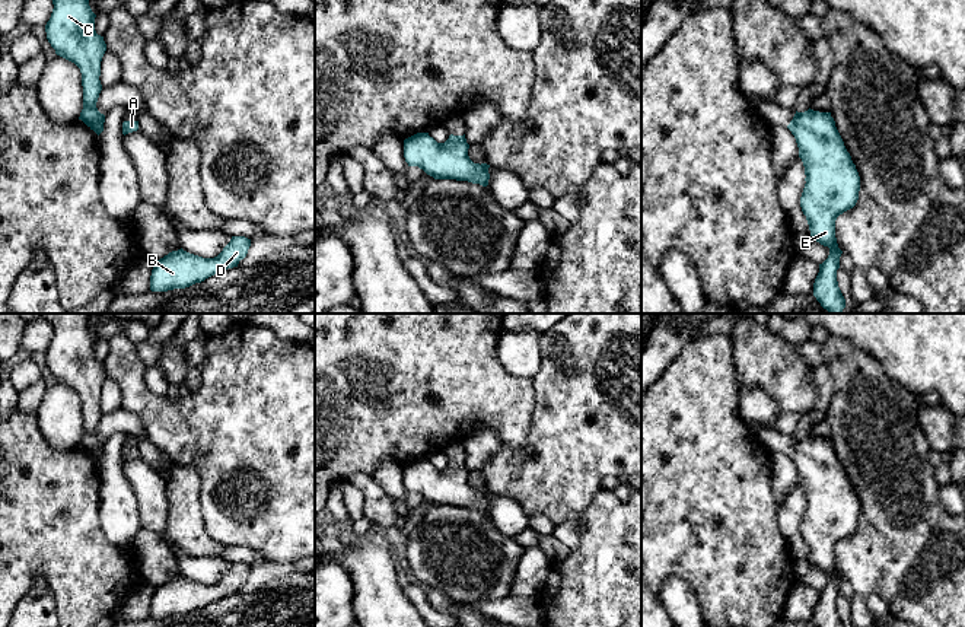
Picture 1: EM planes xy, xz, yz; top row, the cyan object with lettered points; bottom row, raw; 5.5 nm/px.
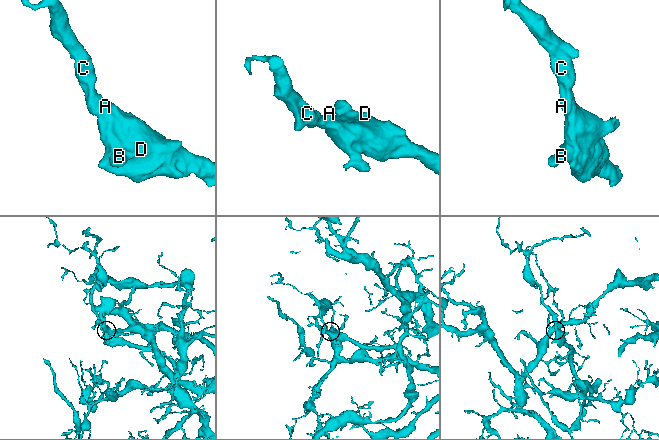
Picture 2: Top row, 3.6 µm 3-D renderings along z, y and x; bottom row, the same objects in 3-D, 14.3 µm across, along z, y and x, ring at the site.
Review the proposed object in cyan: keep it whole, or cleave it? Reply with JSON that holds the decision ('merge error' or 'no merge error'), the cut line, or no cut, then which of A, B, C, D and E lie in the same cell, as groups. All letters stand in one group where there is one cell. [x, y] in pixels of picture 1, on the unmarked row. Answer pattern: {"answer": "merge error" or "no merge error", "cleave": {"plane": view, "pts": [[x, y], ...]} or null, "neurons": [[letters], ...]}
{"answer": "no merge error", "cleave": null, "neurons": [["A", "B", "C", "D", "E"]]}

